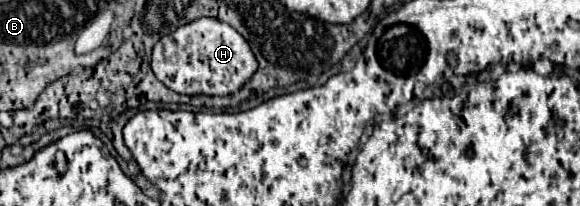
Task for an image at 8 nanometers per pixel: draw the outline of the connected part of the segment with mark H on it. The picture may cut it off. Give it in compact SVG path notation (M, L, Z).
M201 17L177 27L155 43L151 69L161 83L181 95L231 95L251 79L257 63L249 43L231 25L213 17Z

